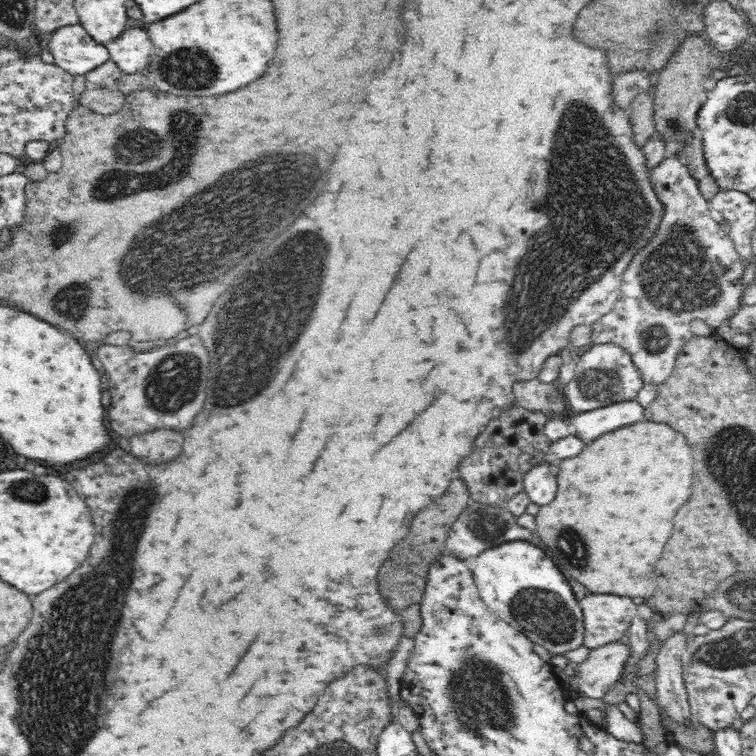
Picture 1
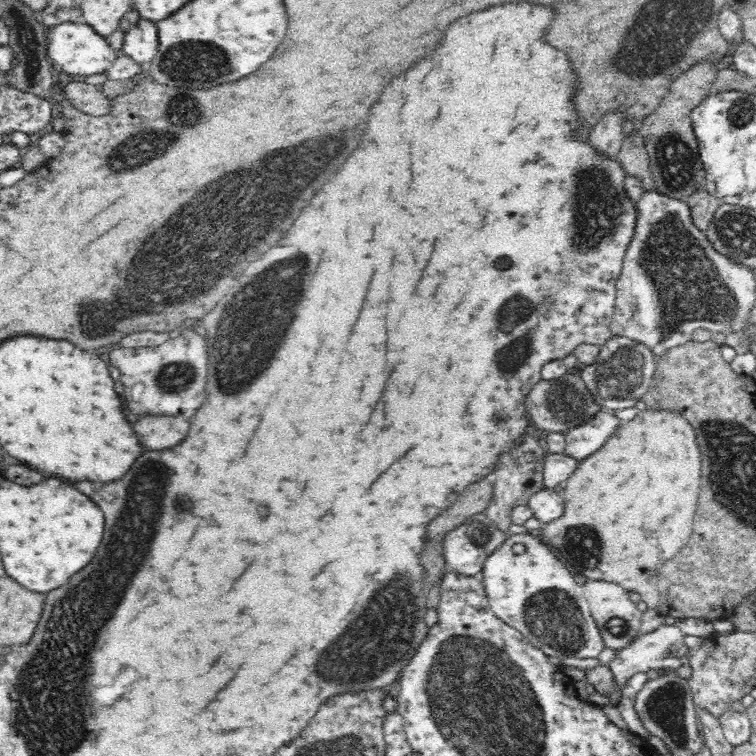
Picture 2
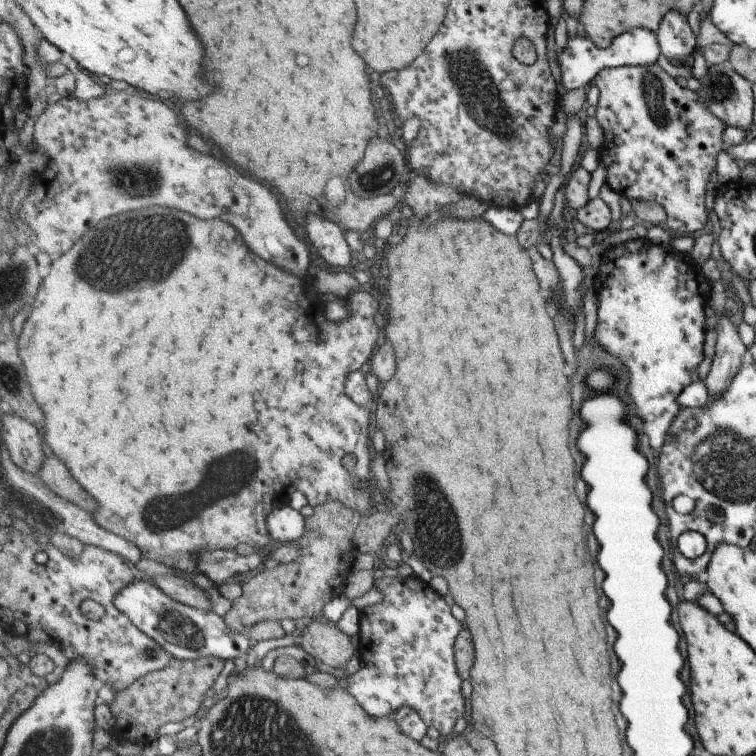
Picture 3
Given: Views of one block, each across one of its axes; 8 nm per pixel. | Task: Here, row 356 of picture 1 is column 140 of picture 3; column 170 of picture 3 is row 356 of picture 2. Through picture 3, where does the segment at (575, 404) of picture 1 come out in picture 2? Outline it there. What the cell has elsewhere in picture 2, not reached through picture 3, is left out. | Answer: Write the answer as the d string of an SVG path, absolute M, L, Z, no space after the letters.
M622 336L610 337L606 344L599 348L598 358L585 365L578 374L590 391L593 401L606 411L635 407L636 402L643 400L650 388L656 358L644 345Z

